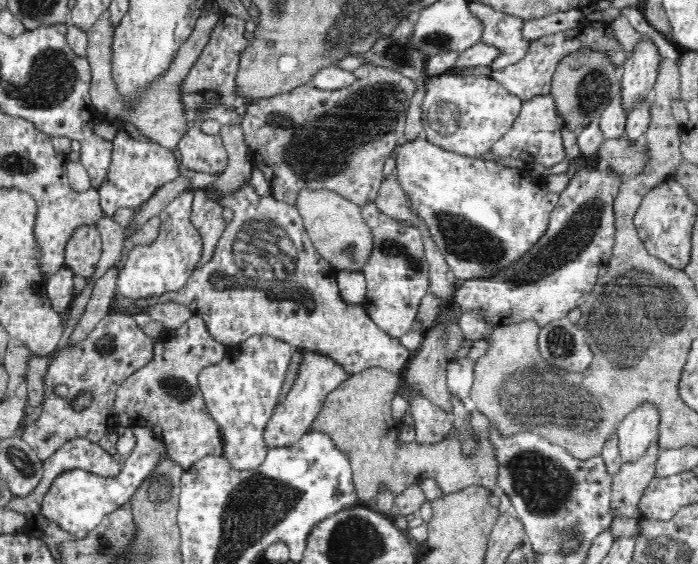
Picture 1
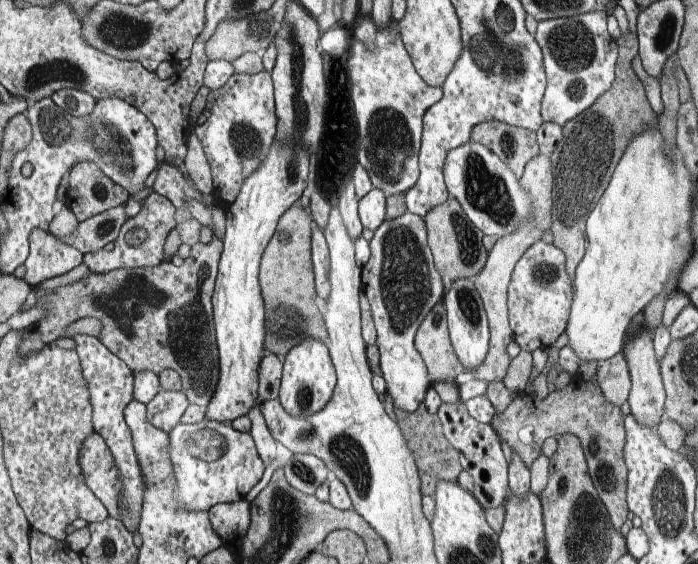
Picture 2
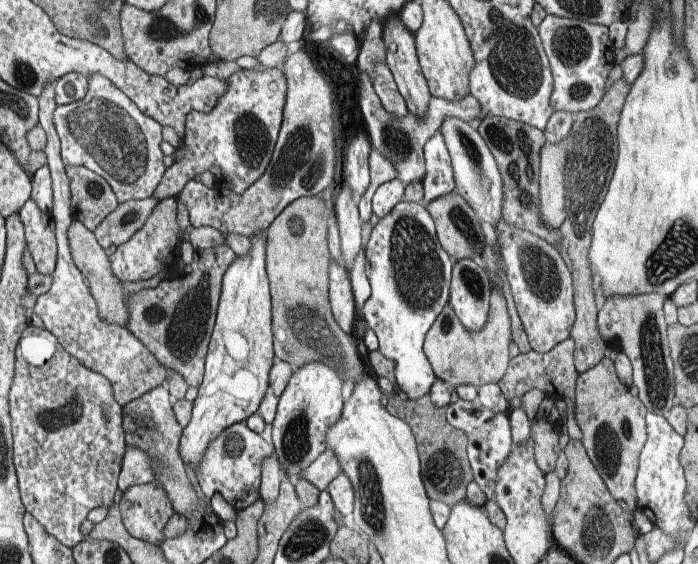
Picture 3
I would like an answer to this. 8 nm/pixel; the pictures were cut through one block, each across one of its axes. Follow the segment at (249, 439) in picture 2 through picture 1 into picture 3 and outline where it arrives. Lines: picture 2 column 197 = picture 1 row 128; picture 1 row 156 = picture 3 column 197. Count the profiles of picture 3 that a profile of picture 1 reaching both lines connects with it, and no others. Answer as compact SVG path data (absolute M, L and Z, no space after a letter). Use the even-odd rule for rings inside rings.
M245 421L233 424L217 437L207 449L199 467L194 469L198 484L208 498L211 499L216 494L222 495L237 512L244 510L260 500L262 460L274 452L273 444L250 430Z

